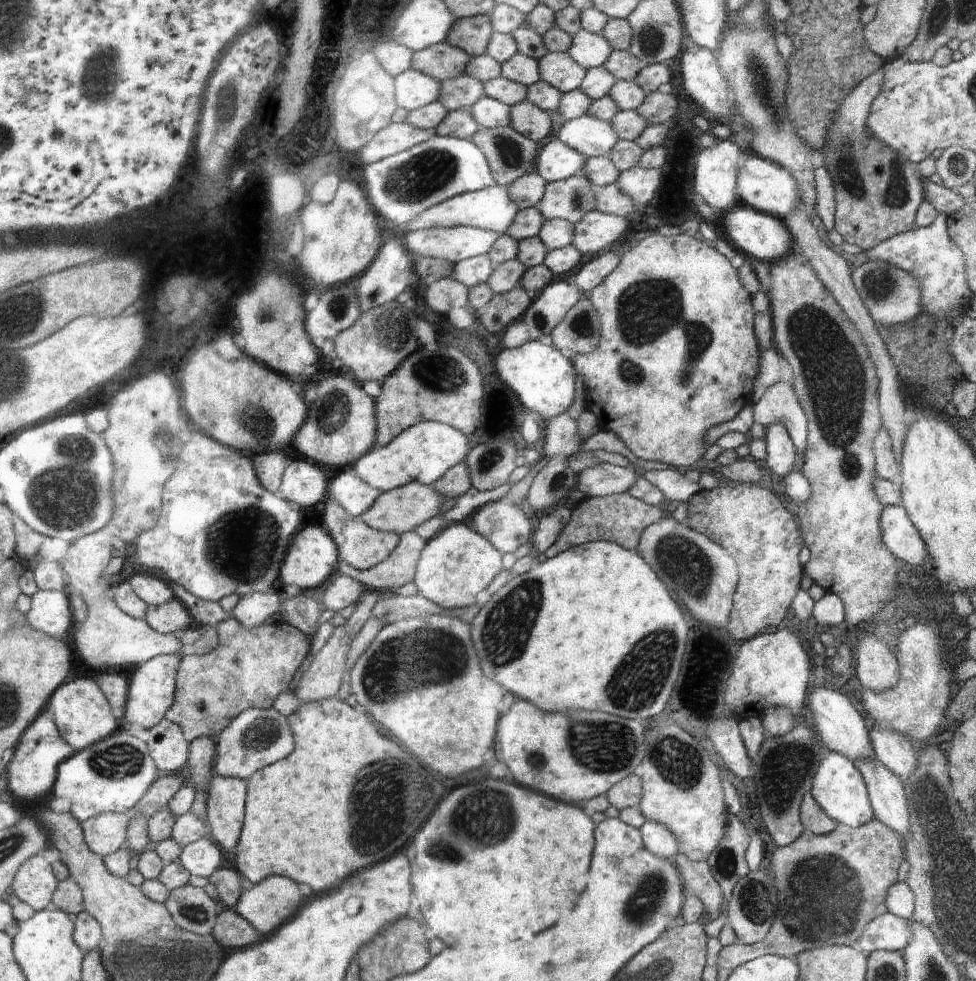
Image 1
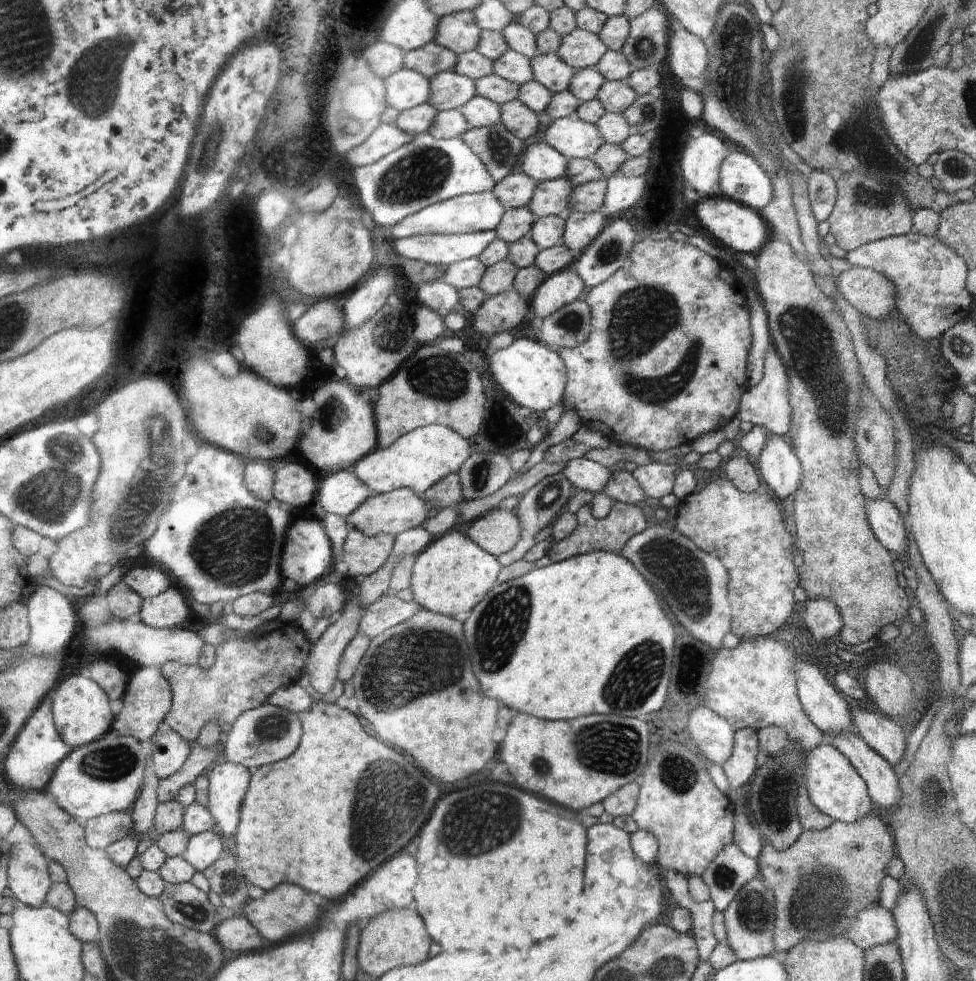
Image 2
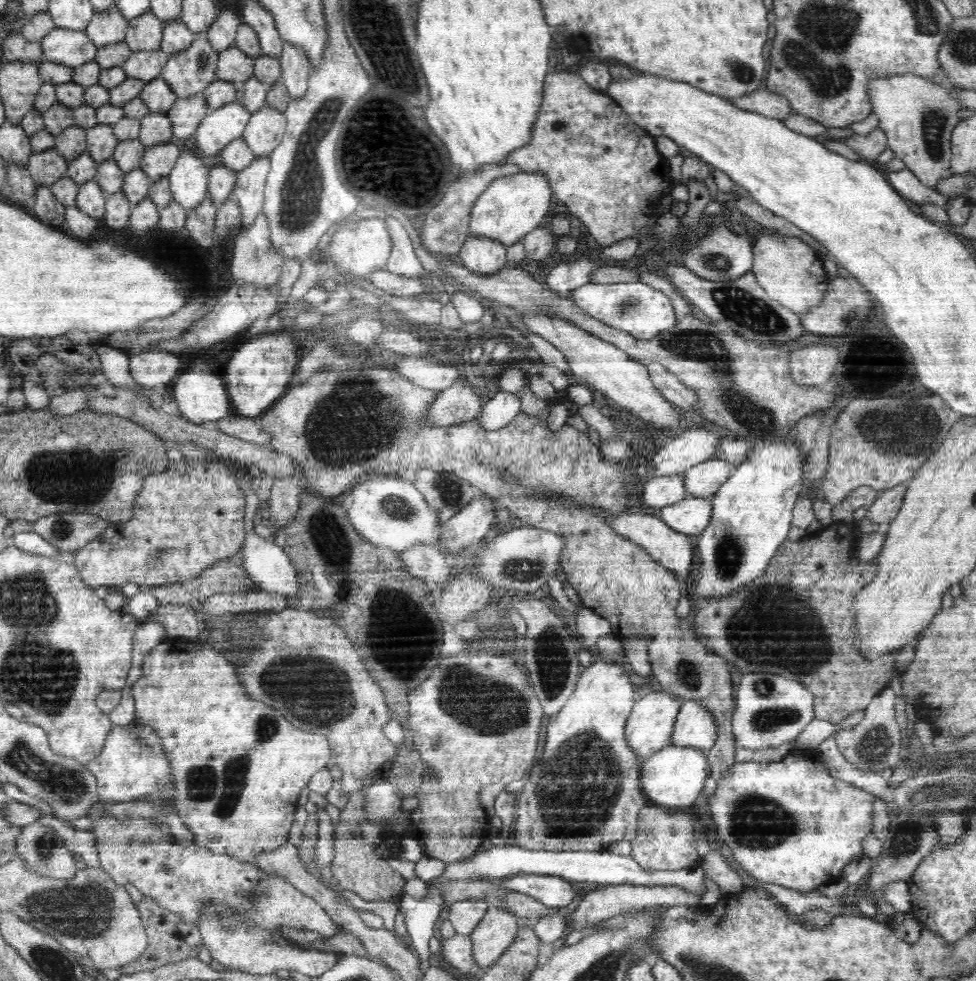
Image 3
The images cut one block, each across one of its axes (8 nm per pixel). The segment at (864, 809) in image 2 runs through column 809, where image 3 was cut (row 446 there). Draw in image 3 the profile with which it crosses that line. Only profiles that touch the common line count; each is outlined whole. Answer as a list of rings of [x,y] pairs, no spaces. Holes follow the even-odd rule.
[[[793,430],[780,444],[752,445],[749,457],[741,465],[734,467],[732,474],[711,498],[711,519],[708,526],[700,533],[696,544],[696,576],[694,576],[694,592],[698,598],[706,600],[724,600],[734,596],[738,590],[744,589],[757,578],[762,577],[769,569],[777,550],[788,538],[792,526],[793,508],[798,500],[802,482],[804,482],[801,450],[795,444]]]

